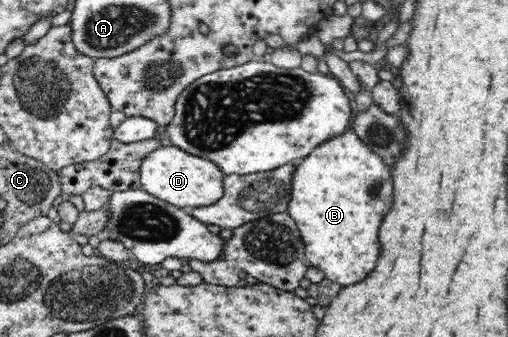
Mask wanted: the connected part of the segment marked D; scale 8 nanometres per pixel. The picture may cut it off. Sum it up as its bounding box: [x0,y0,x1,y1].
[140,145,226,208]

